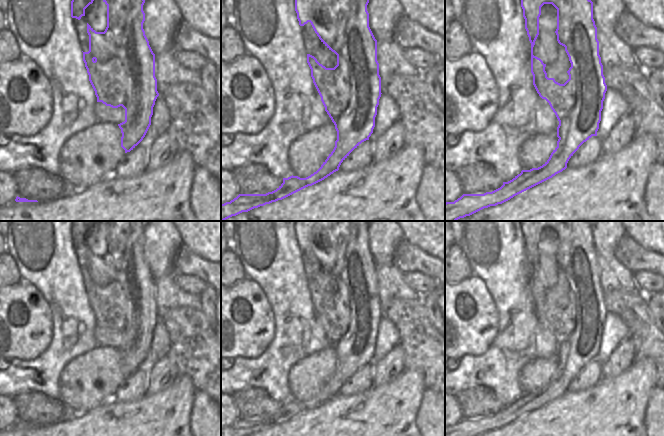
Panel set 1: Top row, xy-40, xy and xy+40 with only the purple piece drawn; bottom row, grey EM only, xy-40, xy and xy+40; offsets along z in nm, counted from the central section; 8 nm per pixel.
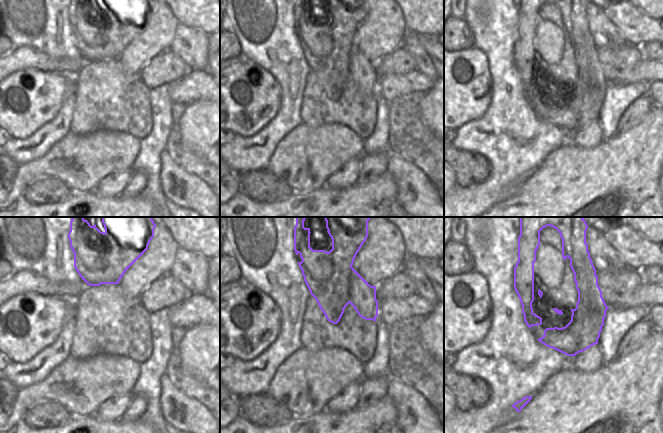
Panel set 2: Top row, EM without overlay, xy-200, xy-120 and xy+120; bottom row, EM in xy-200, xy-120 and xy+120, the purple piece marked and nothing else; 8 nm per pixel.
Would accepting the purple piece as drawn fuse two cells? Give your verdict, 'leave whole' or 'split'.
split

